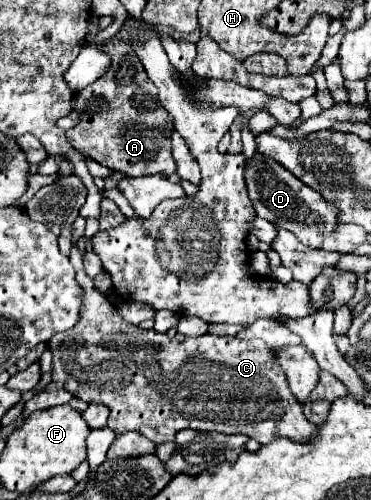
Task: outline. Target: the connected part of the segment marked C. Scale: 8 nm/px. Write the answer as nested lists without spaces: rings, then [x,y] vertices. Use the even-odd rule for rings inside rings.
[[[77,246],[71,248],[71,264],[77,272],[77,282],[81,284],[81,288],[85,290],[83,294],[83,310],[81,310],[81,320],[67,332],[59,332],[51,338],[51,354],[53,354],[53,380],[43,388],[43,390],[51,390],[53,386],[55,388],[65,388],[67,392],[71,392],[75,398],[79,400],[89,400],[89,402],[101,402],[105,404],[111,414],[109,414],[109,428],[119,436],[119,434],[125,434],[125,432],[139,432],[143,434],[145,438],[149,438],[151,442],[155,444],[163,444],[163,442],[175,442],[175,434],[179,430],[185,430],[185,428],[191,428],[191,430],[199,430],[199,432],[221,432],[221,434],[247,434],[251,436],[253,440],[257,442],[267,442],[271,440],[271,434],[273,438],[291,438],[293,442],[311,442],[311,438],[315,438],[315,434],[319,434],[319,428],[311,422],[307,422],[303,410],[301,410],[301,404],[295,402],[295,396],[291,394],[289,386],[287,386],[287,376],[283,374],[283,370],[279,370],[279,366],[275,366],[275,354],[273,350],[263,342],[263,340],[241,340],[237,336],[213,336],[213,334],[205,334],[205,336],[199,336],[199,338],[183,338],[183,340],[177,340],[177,338],[169,338],[167,334],[159,334],[155,330],[143,330],[135,324],[129,324],[125,322],[117,308],[103,296],[97,292],[93,280],[85,274],[83,270],[83,256],[81,252],[77,250]],[[263,422],[267,426],[267,432],[261,430],[261,434],[255,434],[255,426]]]

